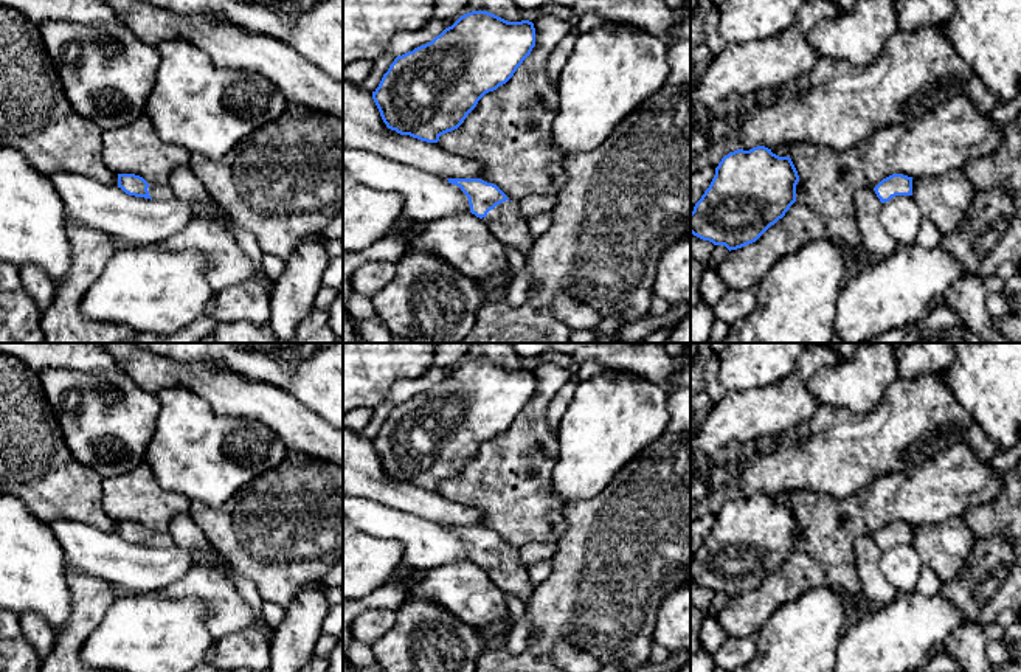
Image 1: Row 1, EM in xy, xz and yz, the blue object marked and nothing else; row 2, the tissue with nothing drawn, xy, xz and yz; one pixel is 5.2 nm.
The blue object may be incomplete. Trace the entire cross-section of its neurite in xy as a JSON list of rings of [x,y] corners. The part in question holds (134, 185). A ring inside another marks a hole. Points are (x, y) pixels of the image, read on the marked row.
[[[118,174],[118,188],[129,196],[144,197],[155,202],[174,199],[174,192],[169,185],[147,183],[143,177],[135,174]]]

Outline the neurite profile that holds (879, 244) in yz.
[[[860,188],[855,192],[855,223],[863,237],[870,262],[892,255],[898,244],[891,237],[880,222],[881,202],[870,188]]]

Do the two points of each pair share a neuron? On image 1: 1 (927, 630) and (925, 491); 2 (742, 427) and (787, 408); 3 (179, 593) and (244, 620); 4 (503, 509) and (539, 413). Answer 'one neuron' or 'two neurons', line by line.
1: two neurons
2: one neuron
3: one neuron
4: one neuron

